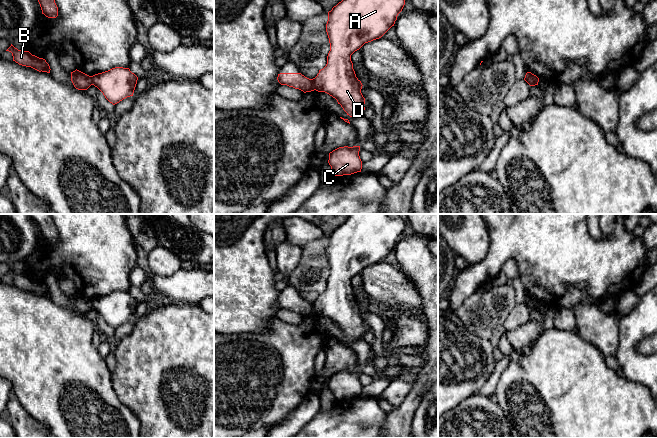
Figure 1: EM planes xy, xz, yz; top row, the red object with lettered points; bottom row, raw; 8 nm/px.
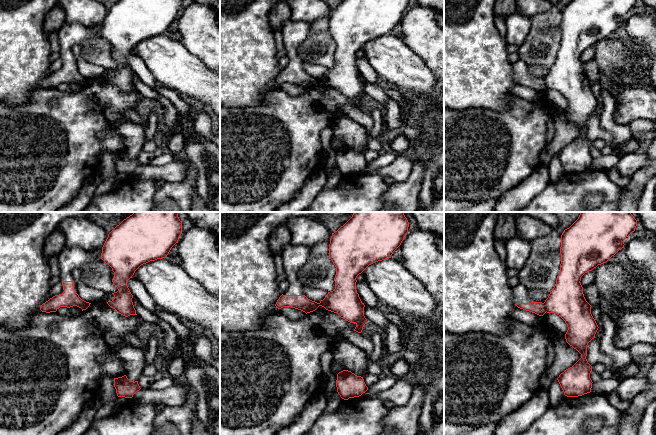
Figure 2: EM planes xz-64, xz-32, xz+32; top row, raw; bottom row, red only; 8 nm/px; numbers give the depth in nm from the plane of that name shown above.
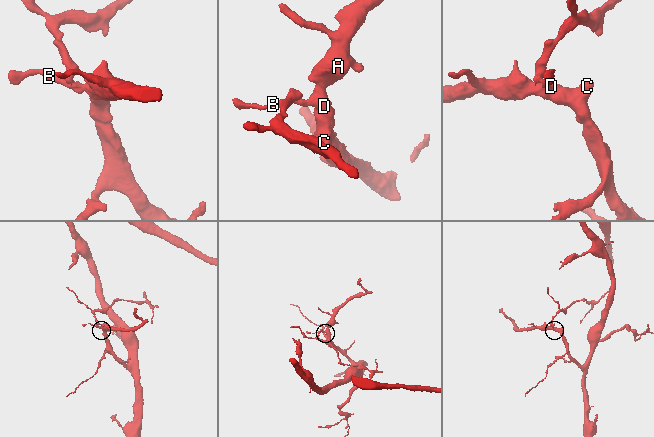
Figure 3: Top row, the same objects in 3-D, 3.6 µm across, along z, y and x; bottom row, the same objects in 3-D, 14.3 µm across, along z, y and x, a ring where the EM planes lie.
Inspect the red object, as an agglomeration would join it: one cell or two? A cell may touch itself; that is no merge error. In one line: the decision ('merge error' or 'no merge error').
merge error

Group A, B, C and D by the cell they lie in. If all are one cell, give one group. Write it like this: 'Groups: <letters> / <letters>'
Groups: A C D / B

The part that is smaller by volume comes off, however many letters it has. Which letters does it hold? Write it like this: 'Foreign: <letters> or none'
Foreign: B

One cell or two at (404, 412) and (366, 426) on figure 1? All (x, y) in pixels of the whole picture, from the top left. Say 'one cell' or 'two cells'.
two cells

